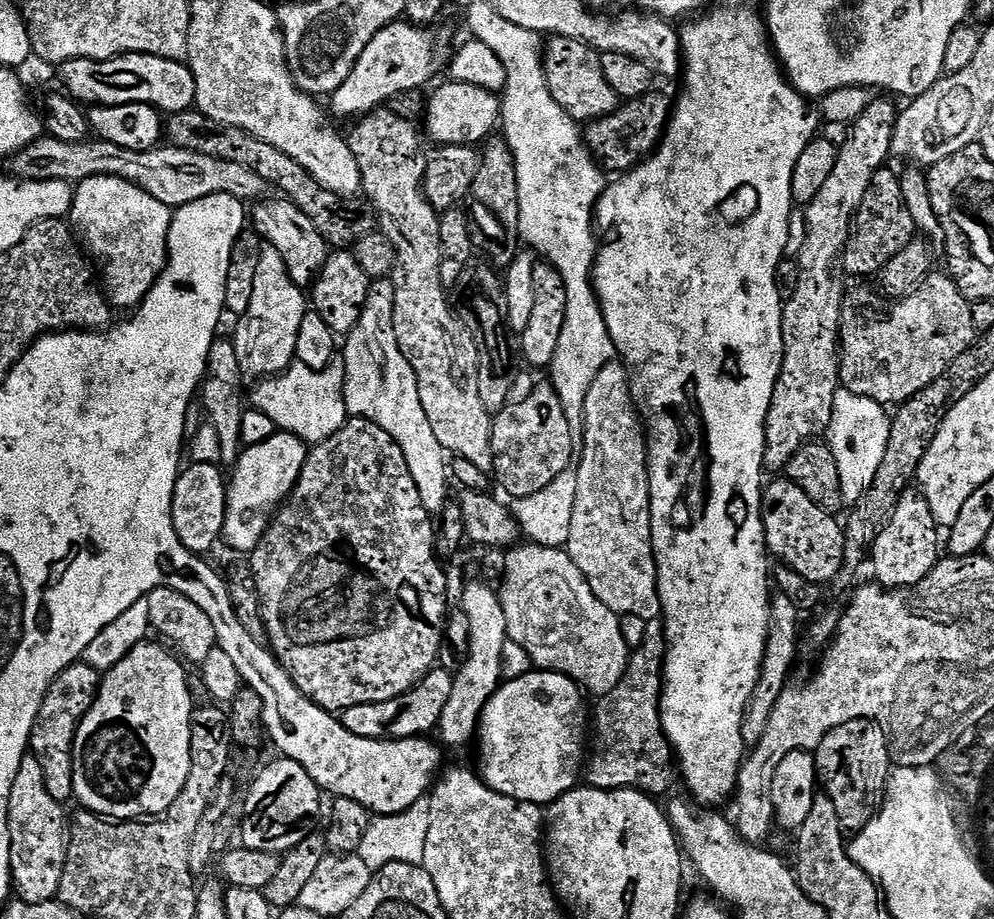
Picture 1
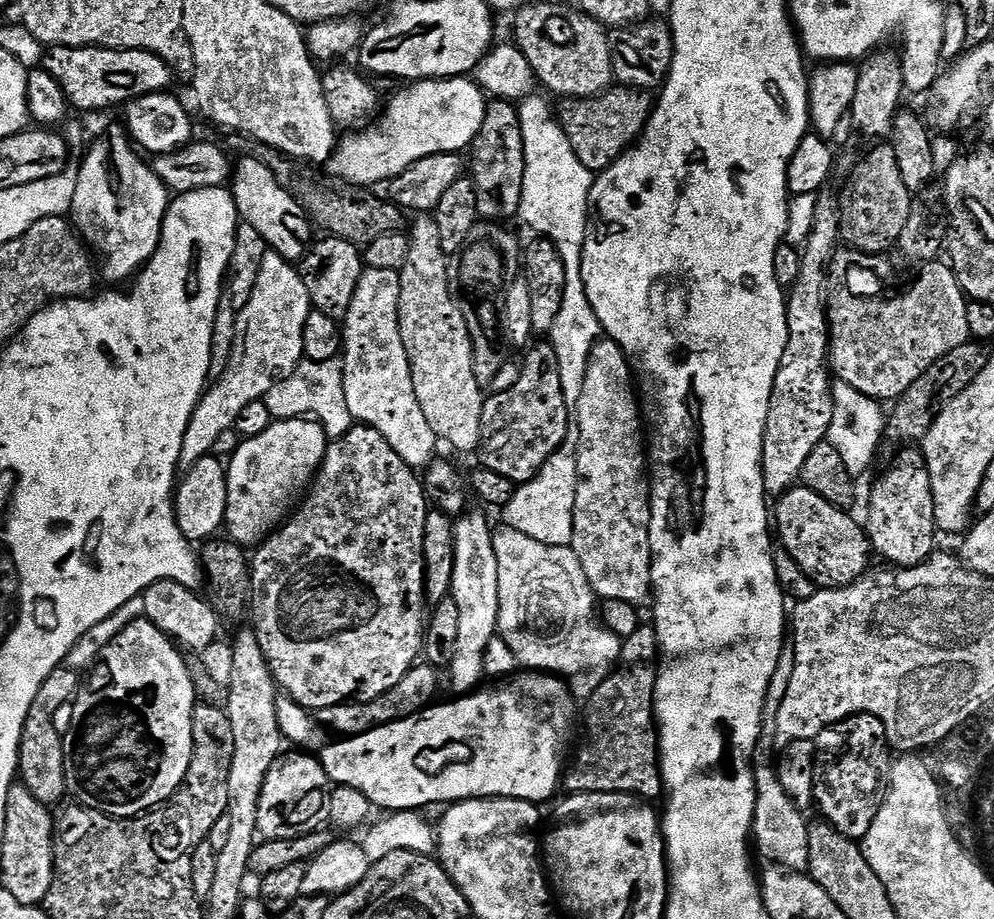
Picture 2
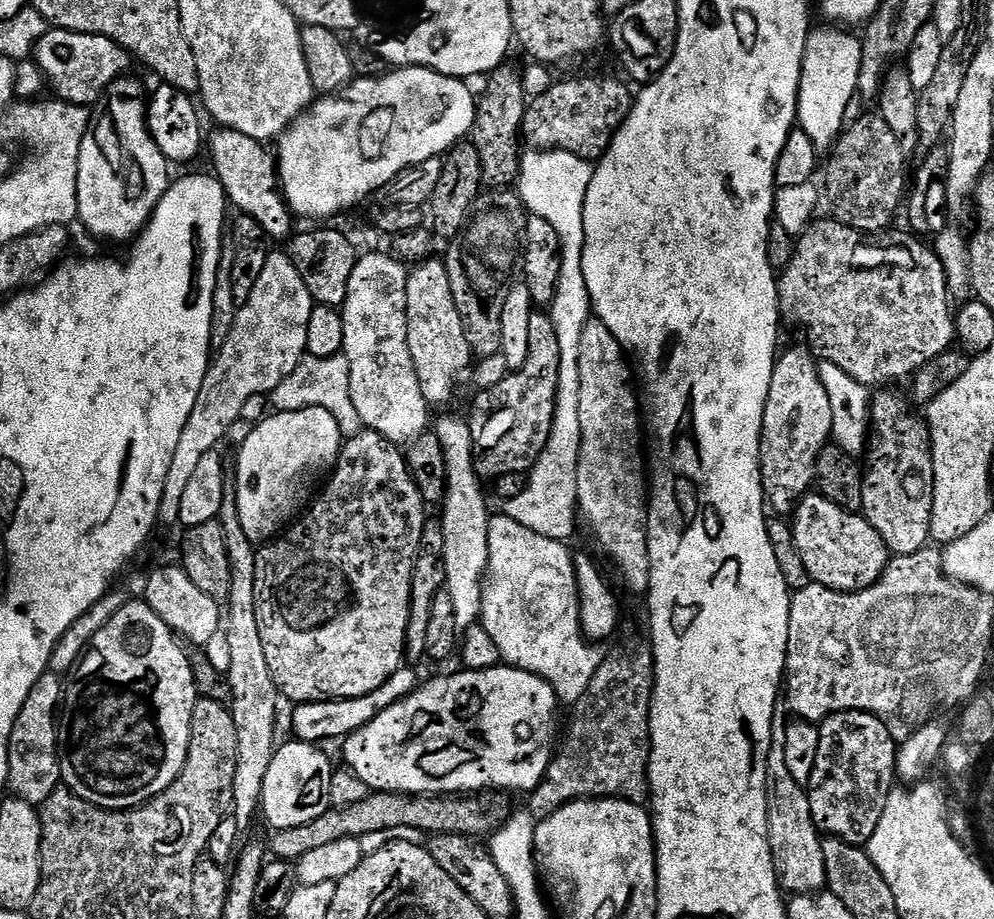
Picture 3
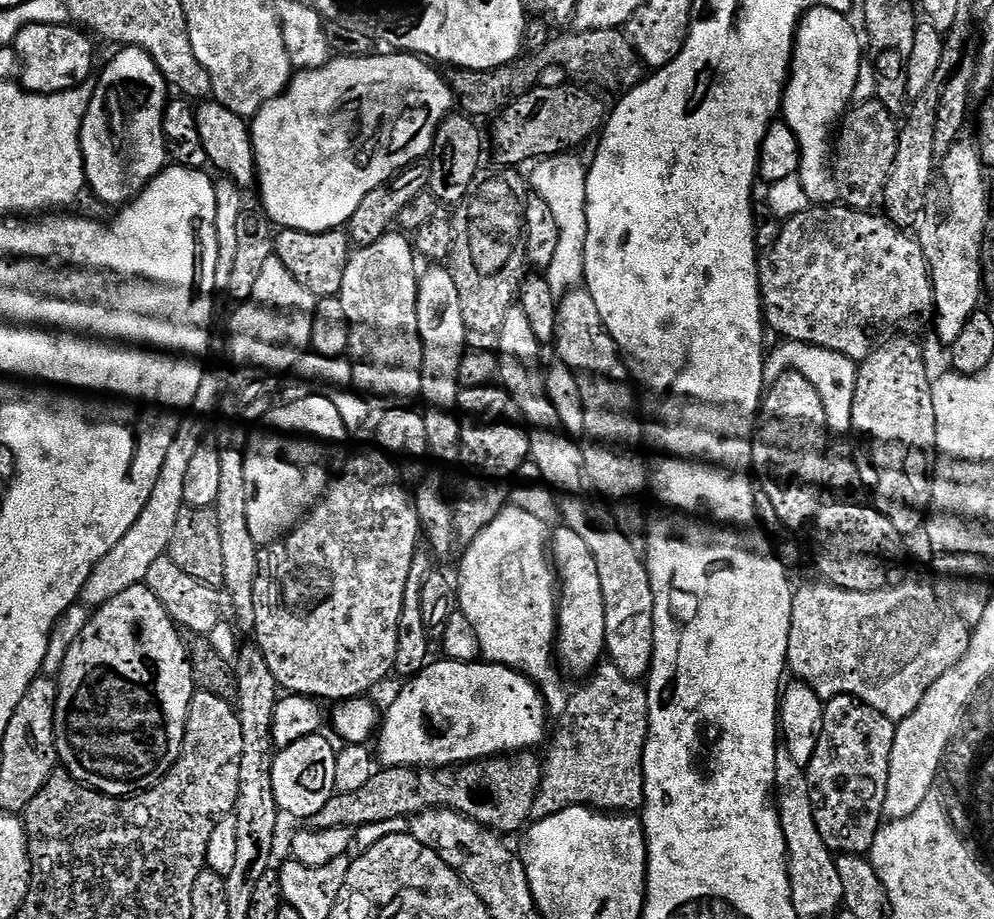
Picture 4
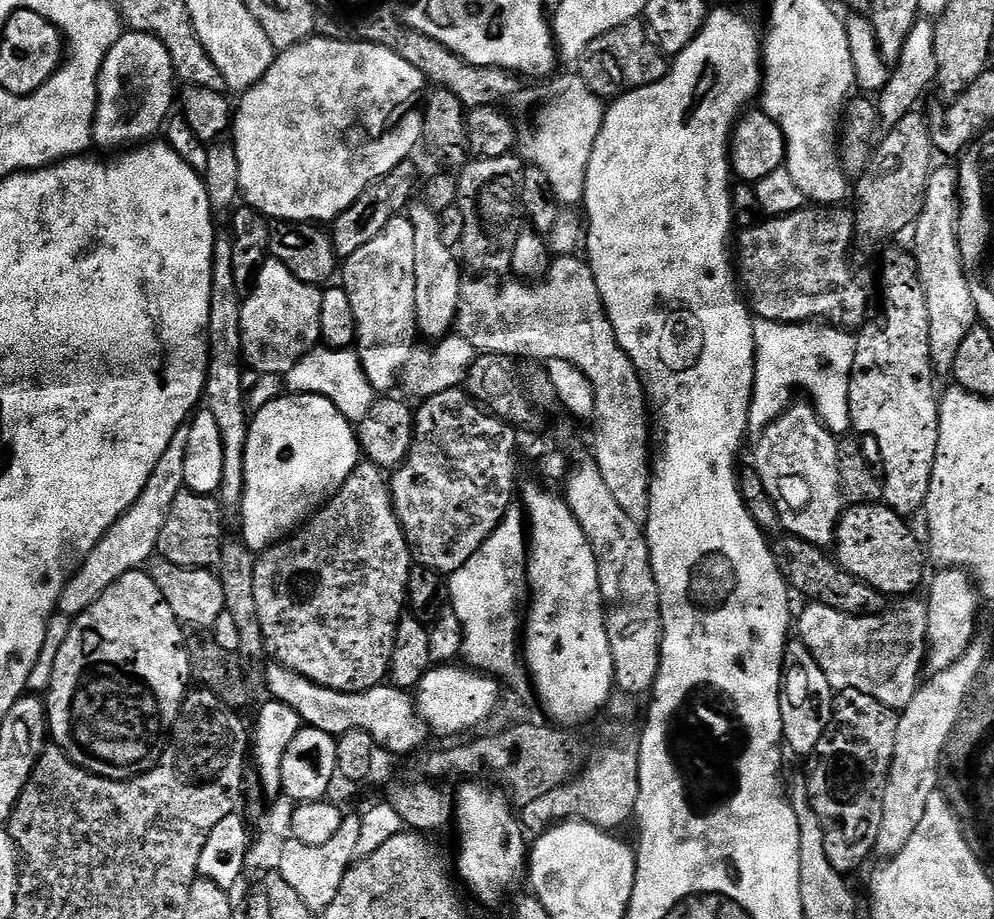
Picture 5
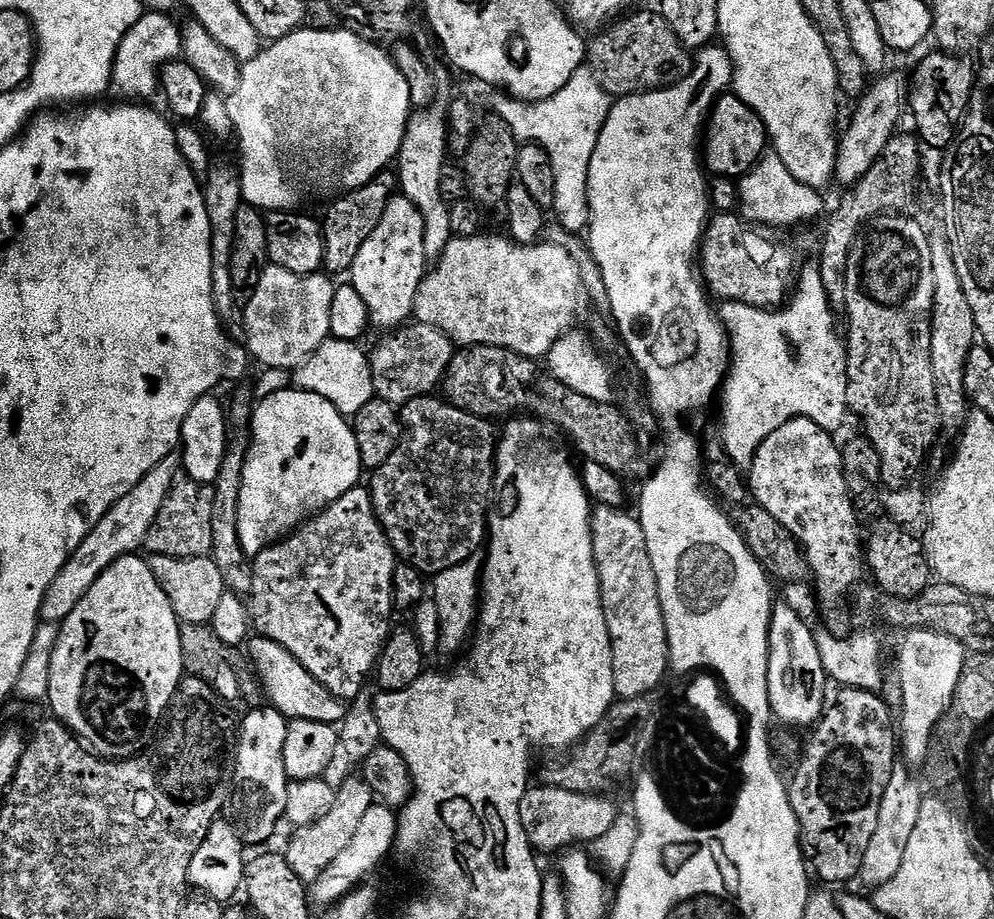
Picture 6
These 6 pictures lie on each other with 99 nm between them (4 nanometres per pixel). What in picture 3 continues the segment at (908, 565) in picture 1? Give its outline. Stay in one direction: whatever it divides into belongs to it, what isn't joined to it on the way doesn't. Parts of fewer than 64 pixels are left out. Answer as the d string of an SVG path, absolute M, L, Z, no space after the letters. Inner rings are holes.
M880 390L872 396L872 423L875 439L866 452L864 473L864 519L878 530L892 556L909 556L929 547L932 535L932 507L934 506L934 462L932 437L927 423L912 413L913 405L903 400L896 390Z

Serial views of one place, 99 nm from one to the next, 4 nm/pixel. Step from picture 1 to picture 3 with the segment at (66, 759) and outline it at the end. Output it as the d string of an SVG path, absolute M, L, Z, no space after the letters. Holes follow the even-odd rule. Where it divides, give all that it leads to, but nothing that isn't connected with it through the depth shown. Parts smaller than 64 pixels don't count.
M49 670L44 673L34 690L30 690L30 698L22 706L22 710L16 719L16 725L12 731L12 739L8 748L8 788L11 795L18 800L25 800L31 804L42 806L61 787L62 777L60 774L61 741L58 739L58 724L56 728L56 707L61 707L66 696L66 684L63 684L57 673Z

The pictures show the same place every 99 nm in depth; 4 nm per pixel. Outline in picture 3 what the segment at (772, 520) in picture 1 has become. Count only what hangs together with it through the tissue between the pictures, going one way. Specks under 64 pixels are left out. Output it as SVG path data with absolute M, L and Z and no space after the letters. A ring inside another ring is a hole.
M805 495L804 499L796 505L791 526L798 546L798 554L802 554L802 562L806 562L806 570L817 584L826 586L835 592L861 592L863 588L878 583L880 575L886 570L890 553L886 542L882 542L878 530L874 530L874 526L870 526L870 522L864 519L863 515L843 512L839 506L824 496Z

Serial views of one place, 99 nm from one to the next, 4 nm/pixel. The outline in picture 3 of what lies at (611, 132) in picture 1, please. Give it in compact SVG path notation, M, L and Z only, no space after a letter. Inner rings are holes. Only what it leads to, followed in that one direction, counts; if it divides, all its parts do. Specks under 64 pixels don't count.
M588 76L585 80L553 83L550 91L527 105L522 131L525 143L535 151L557 150L589 162L599 160L617 129L632 112L634 92L627 88L629 85L623 79L620 80L595 80Z

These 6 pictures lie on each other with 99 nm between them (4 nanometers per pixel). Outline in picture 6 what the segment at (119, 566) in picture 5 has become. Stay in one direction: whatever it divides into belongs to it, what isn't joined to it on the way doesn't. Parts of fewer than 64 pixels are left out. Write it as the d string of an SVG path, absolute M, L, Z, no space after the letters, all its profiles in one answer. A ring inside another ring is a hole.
M176 454L167 456L162 462L158 462L158 466L154 466L154 470L150 470L150 474L146 474L146 478L142 478L142 482L138 482L138 486L134 486L130 494L121 498L100 519L98 526L90 530L90 534L86 534L82 546L74 550L66 566L62 566L58 578L50 582L50 590L46 590L40 607L40 618L43 623L63 624L70 610L74 610L74 606L78 606L78 602L86 598L86 590L90 590L90 586L98 582L98 578L111 564L118 562L118 558L139 553L143 549L146 534L150 526L154 526L154 518L158 516L158 510L162 508L162 502L172 489L172 483L176 480L181 468L181 457Z

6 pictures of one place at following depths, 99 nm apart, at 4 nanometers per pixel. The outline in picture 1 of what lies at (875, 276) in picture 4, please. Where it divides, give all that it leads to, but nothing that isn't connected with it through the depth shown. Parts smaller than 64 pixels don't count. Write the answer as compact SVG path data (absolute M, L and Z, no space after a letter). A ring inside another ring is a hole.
M929 275L928 279L916 289L911 296L905 296L893 308L879 308L878 305L872 304L872 296L868 292L845 295L844 309L842 310L842 318L840 319L840 382L843 388L850 390L854 394L862 394L862 398L870 398L874 402L885 406L899 406L911 396L917 396L922 390L926 390L926 386L930 386L930 382L934 382L946 370L946 366L950 366L950 362L954 362L954 358L958 358L958 354L962 354L962 350L968 350L969 346L978 338L976 327L974 326L973 312L970 301L961 294L956 288L951 275L944 276Z

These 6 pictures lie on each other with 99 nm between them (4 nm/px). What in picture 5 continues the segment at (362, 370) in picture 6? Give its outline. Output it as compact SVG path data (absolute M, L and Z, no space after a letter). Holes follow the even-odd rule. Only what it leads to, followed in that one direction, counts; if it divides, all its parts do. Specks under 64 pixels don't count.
M327 346L313 348L286 373L286 388L292 394L321 396L334 402L336 409L346 419L353 422L366 418L366 414L370 414L370 406L378 398L378 394L373 391L362 370L360 357L352 348L330 348Z

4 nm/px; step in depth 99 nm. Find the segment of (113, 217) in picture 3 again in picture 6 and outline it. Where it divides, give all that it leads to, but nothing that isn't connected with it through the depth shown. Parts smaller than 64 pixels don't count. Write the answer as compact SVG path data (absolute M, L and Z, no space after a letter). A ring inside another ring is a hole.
M145 11L140 21L122 38L116 48L116 61L112 67L111 87L121 92L121 97L132 102L148 102L158 92L158 73L165 64L181 55L184 38L181 25L172 21L167 12Z

